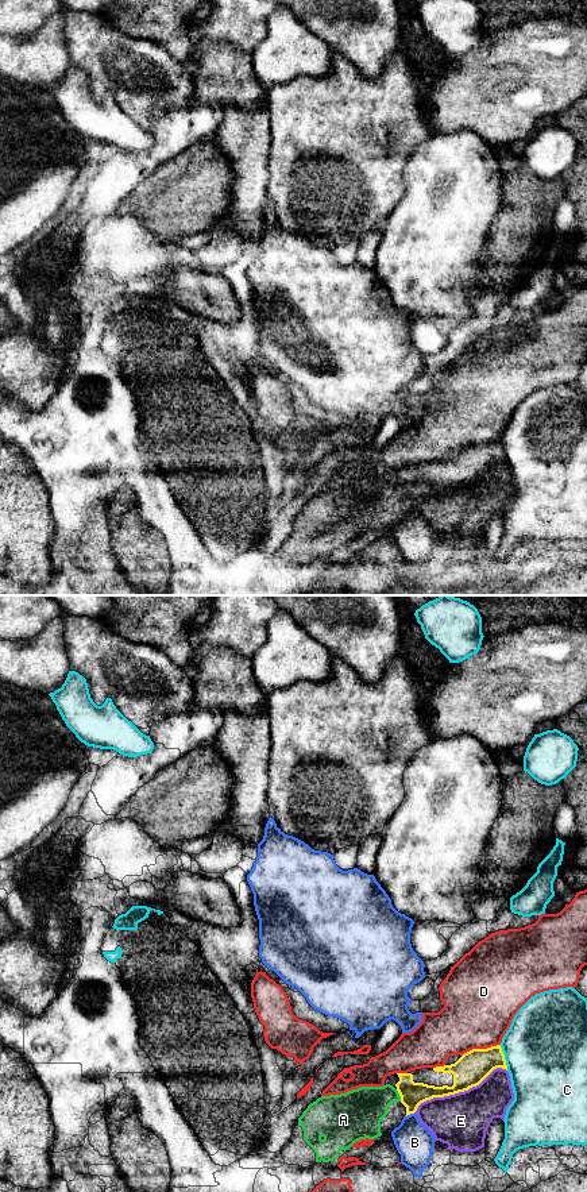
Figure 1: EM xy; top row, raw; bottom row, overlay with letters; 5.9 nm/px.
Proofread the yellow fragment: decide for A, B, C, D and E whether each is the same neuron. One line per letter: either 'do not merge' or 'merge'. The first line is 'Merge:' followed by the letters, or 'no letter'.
Merge: A
A: merge
B: do not merge
C: do not merge
D: do not merge
E: do not merge

